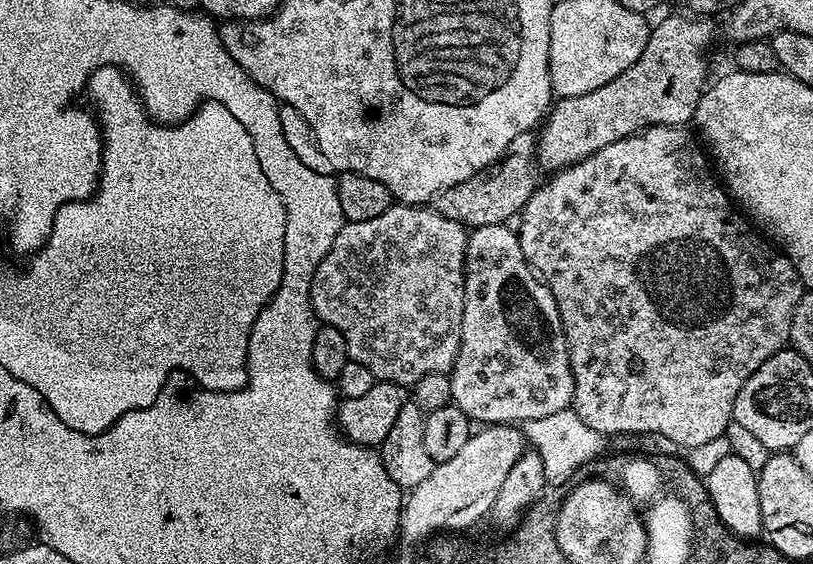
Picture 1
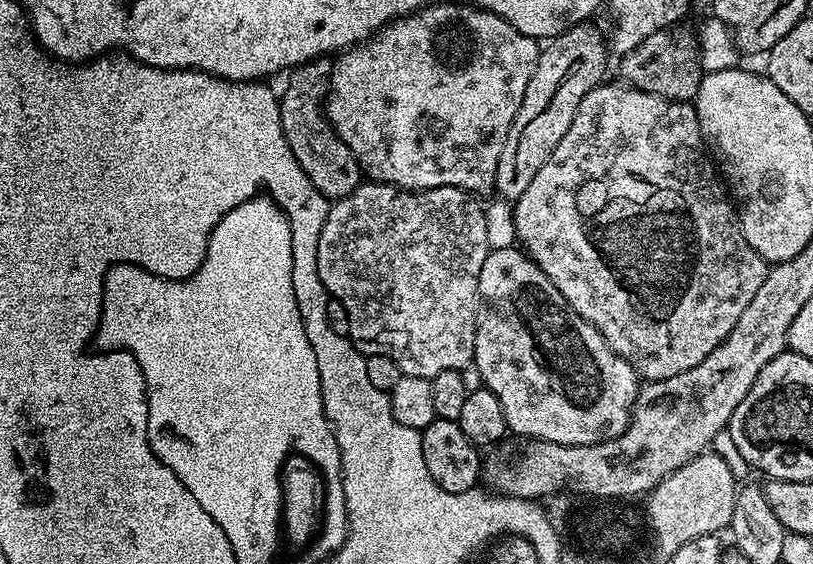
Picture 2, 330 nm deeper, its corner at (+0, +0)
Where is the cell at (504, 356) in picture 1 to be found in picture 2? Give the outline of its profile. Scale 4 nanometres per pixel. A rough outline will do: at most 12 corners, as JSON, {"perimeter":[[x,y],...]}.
{"perimeter":[[519,247],[478,278],[474,366],[509,433],[628,428],[635,370]]}

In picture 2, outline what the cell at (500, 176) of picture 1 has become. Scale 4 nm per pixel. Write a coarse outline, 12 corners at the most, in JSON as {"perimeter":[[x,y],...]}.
{"perimeter":[[685,25],[619,57],[627,87],[695,101],[702,69]]}

